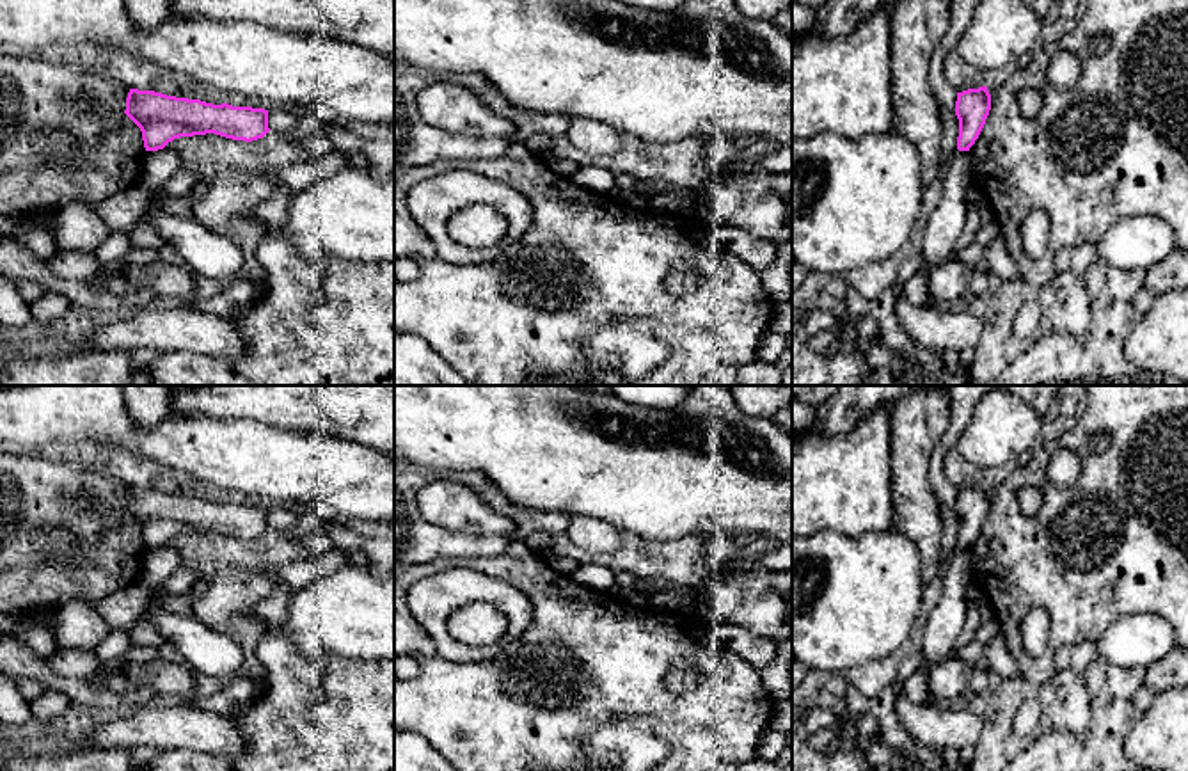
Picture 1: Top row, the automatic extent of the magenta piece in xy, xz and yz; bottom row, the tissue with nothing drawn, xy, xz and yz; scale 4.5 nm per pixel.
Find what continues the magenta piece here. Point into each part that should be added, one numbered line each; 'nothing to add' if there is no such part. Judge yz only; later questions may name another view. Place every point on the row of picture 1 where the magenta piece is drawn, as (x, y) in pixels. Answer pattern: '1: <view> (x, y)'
nothing to add

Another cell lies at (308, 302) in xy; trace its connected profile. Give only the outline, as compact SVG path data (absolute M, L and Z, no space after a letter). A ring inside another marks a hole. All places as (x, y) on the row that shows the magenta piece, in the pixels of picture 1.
M265 234L257 245L266 291L227 316L245 343L236 357L162 352L147 368L153 386L394 386L394 263L309 259L289 240Z

